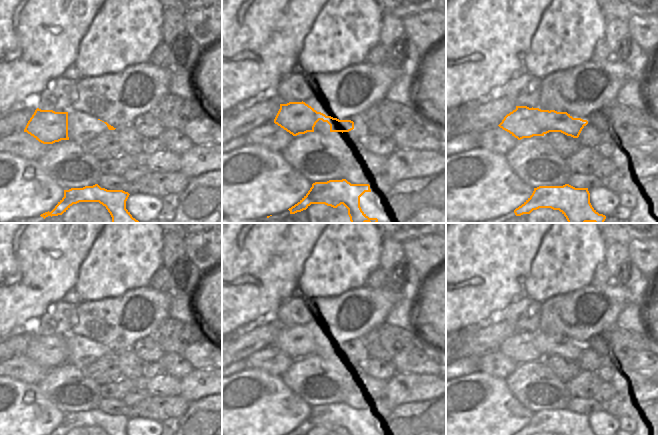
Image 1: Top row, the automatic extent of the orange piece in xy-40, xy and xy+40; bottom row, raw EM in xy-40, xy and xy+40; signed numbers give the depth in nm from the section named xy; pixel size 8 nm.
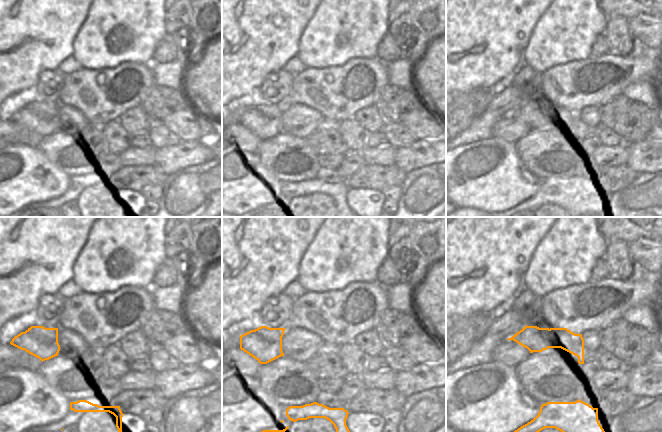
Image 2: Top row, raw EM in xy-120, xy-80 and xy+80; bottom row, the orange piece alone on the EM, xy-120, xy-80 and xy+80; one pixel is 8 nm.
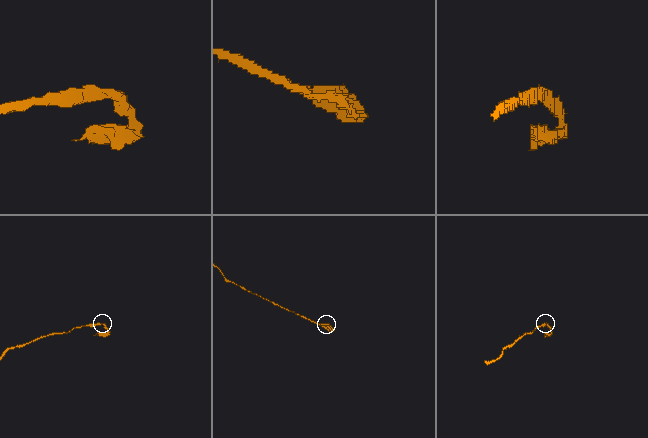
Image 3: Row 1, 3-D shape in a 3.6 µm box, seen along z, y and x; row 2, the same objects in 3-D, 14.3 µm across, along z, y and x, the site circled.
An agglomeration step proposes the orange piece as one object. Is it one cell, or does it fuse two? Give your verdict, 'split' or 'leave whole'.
split

